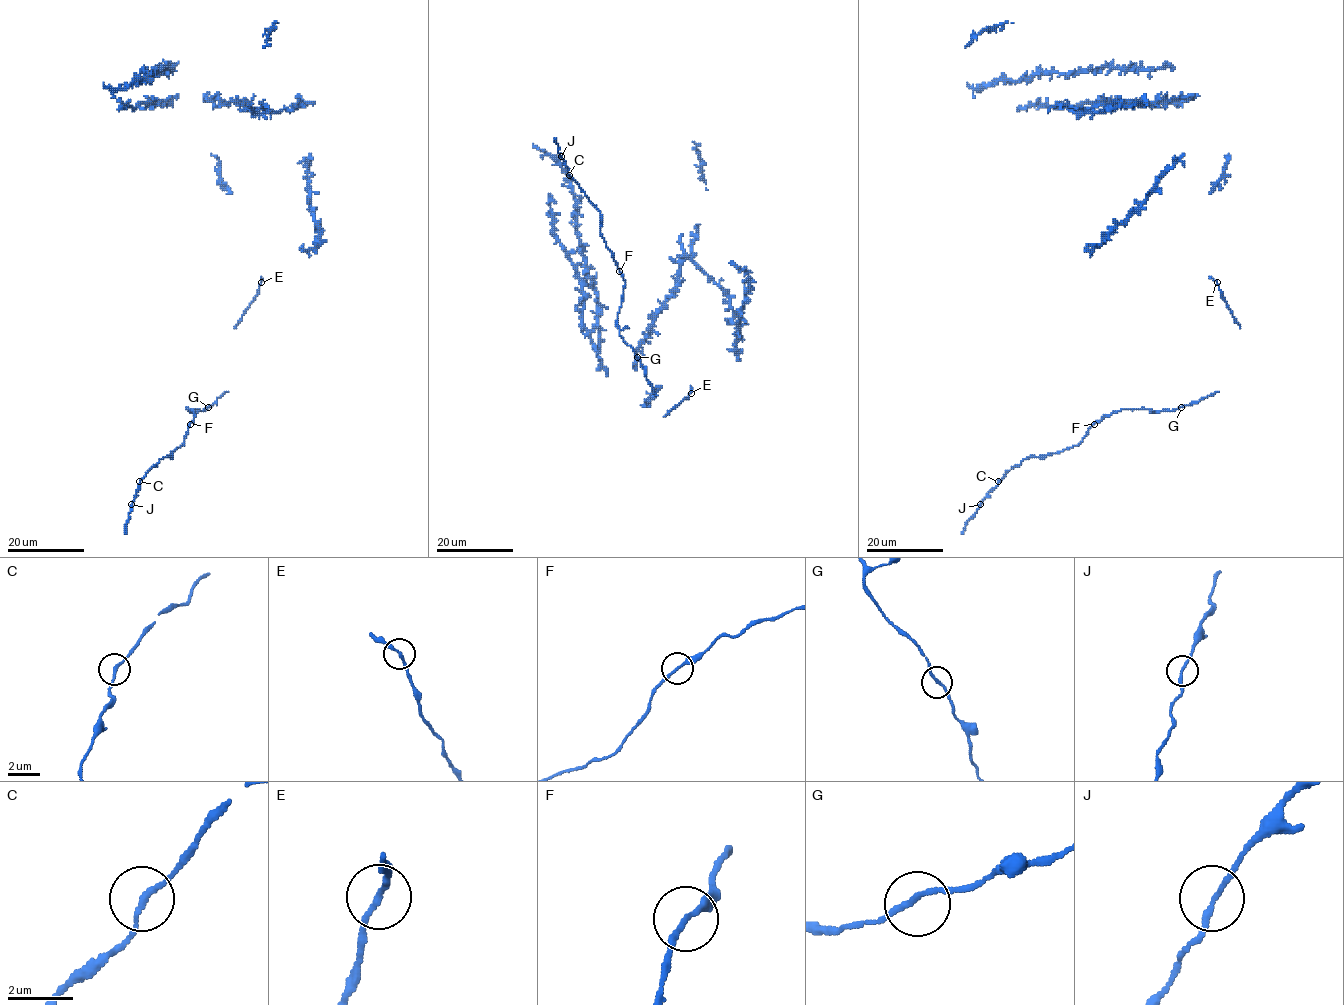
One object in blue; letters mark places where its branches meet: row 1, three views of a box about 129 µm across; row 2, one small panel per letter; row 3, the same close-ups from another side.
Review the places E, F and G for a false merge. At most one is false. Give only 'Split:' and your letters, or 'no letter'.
Split: no letter

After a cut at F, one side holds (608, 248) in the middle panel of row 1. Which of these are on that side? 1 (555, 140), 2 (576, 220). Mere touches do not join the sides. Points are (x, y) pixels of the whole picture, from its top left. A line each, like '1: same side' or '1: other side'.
1: same side
2: other side

